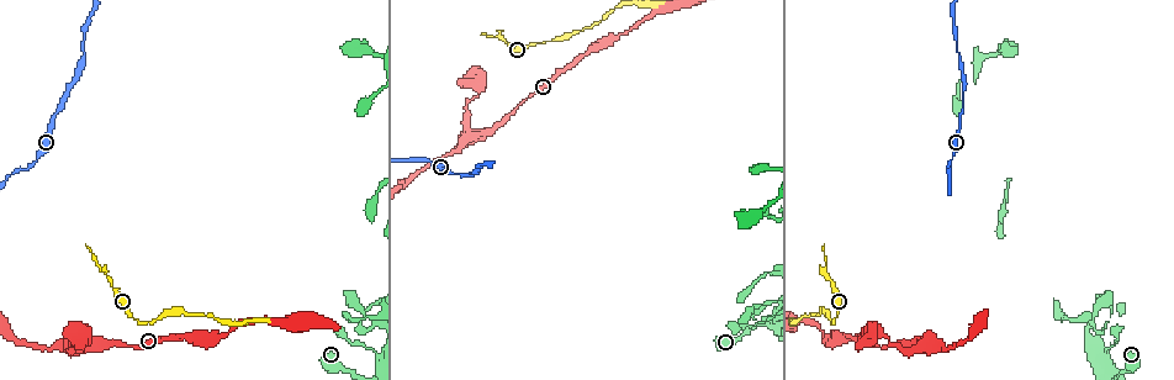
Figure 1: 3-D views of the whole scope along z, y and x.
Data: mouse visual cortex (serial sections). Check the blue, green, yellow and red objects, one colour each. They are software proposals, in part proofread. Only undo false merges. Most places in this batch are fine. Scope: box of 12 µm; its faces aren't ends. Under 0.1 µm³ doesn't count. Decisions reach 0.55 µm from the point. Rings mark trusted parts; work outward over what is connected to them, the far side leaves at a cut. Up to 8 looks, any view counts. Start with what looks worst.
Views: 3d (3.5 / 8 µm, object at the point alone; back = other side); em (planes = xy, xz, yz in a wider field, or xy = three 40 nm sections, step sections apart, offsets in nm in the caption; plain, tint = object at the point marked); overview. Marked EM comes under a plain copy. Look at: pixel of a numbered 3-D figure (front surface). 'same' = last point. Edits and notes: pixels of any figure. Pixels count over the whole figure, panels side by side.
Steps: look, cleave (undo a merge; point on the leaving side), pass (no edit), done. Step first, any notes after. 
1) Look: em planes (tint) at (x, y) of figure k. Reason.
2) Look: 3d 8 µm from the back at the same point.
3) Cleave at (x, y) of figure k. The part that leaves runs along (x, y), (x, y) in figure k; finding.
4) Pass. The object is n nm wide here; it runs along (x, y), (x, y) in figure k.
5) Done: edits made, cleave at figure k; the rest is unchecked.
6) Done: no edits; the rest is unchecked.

Look: 3d 3.5 µm at (925, 346) of figure 1. Abrupt turn.

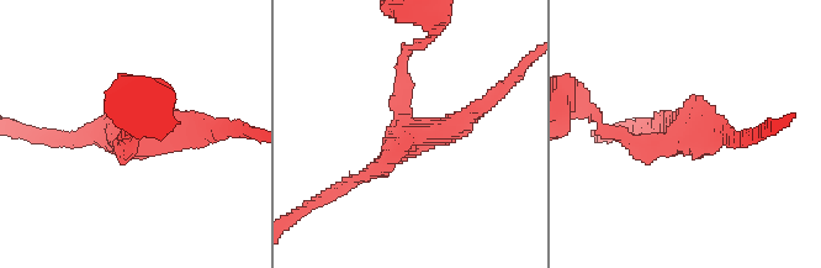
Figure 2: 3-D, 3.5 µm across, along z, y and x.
Look: em xy step 2 (tint) at (685, 136) of figure 2. Now the EM.

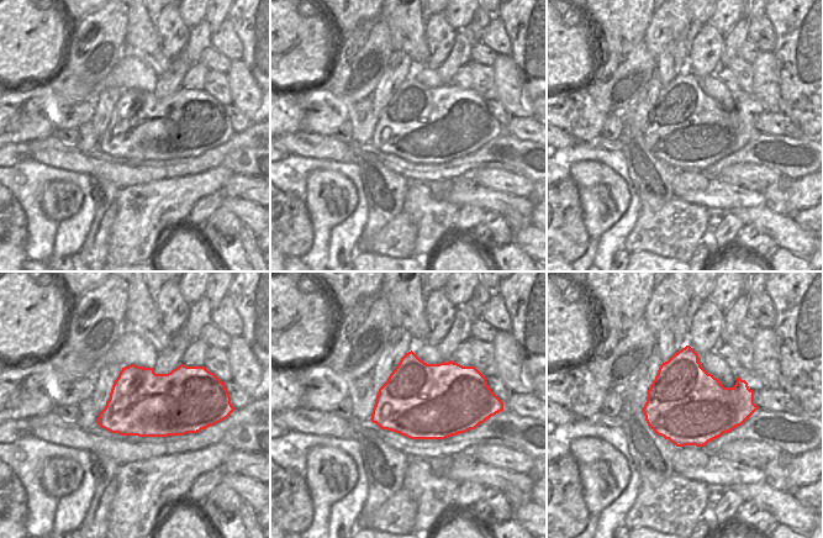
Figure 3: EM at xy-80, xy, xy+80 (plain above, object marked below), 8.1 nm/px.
Pass. It runs along (488, 100), (416, 135), (404, 62) in figure 2; all the same cell.

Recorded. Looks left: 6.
Look: 3d 3.5 µm from the back at (360, 331) of figure 1. Sharp bend.

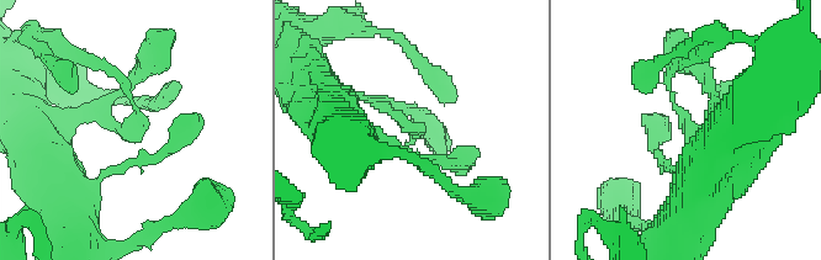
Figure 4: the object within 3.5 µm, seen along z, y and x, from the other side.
Look: em xy step 2 (tint) at (690, 126) of figure 4.

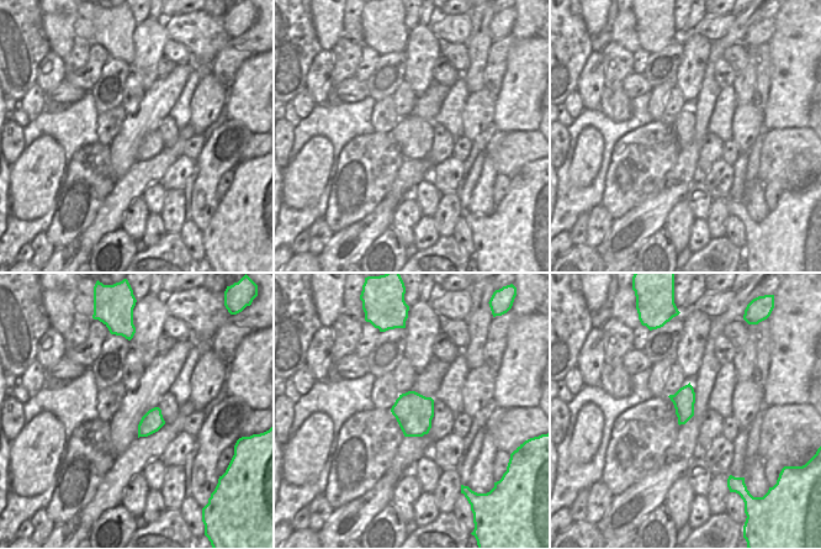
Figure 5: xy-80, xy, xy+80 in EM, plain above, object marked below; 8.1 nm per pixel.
Pass. The arms are 100, 150 nm wide; it runs along (348, 93), (381, 139) in figure 4; continuous, no second cell.

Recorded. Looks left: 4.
Look: 3d 3.5 µm at (60, 102) of figure 1. Thick turns thin.

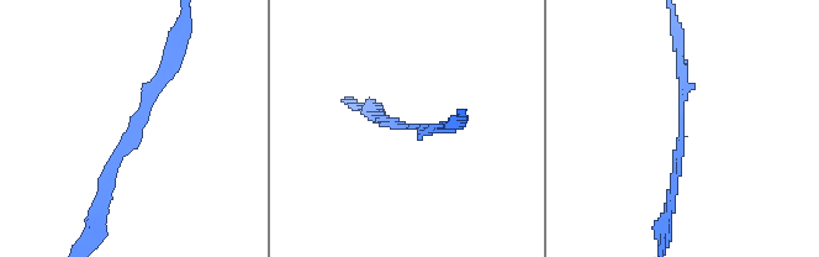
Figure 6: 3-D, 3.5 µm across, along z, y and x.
Look: em xy step 1 (tint) at (130, 128) of figure 6.

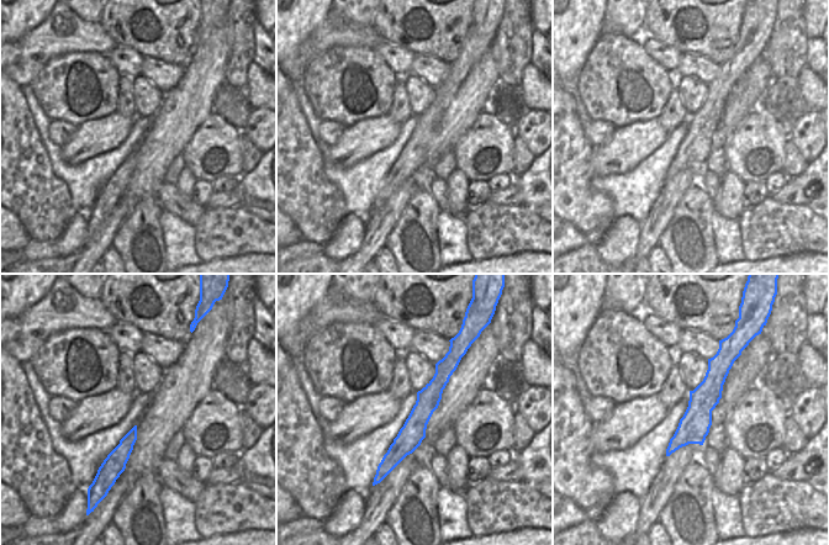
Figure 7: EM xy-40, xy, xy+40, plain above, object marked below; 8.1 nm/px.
Pass. The object is 200 nm wide here; it runs along (453, 360), (410, 438), (383, 467) in figure 7; continuous, no second cell.

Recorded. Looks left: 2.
Done: no edits; the rest is unchecked.

